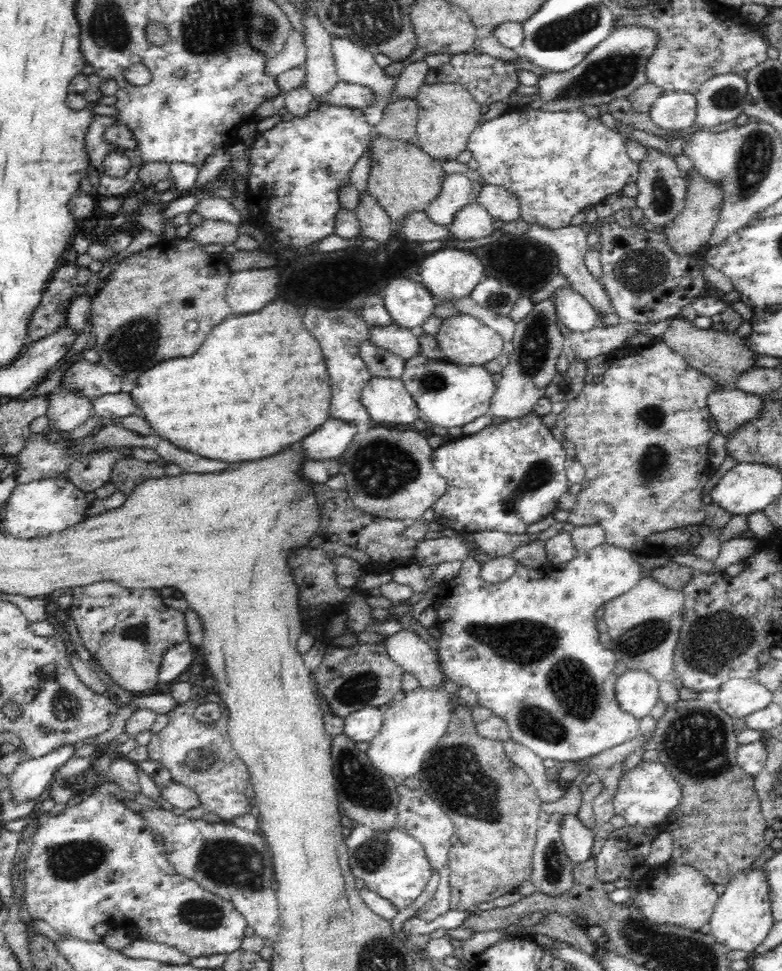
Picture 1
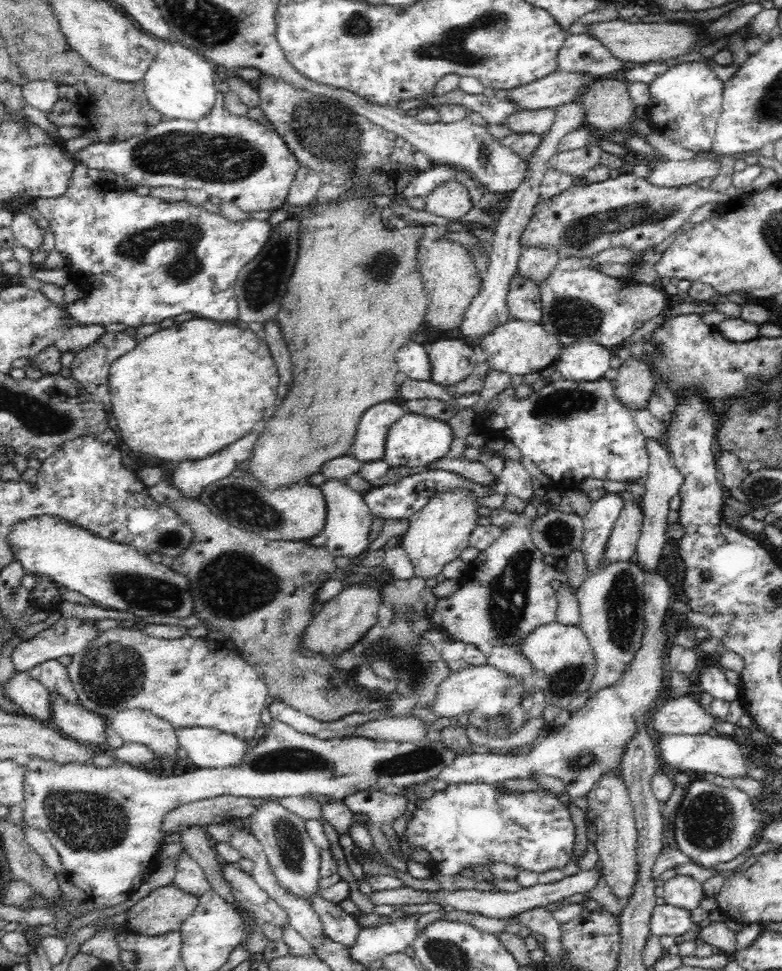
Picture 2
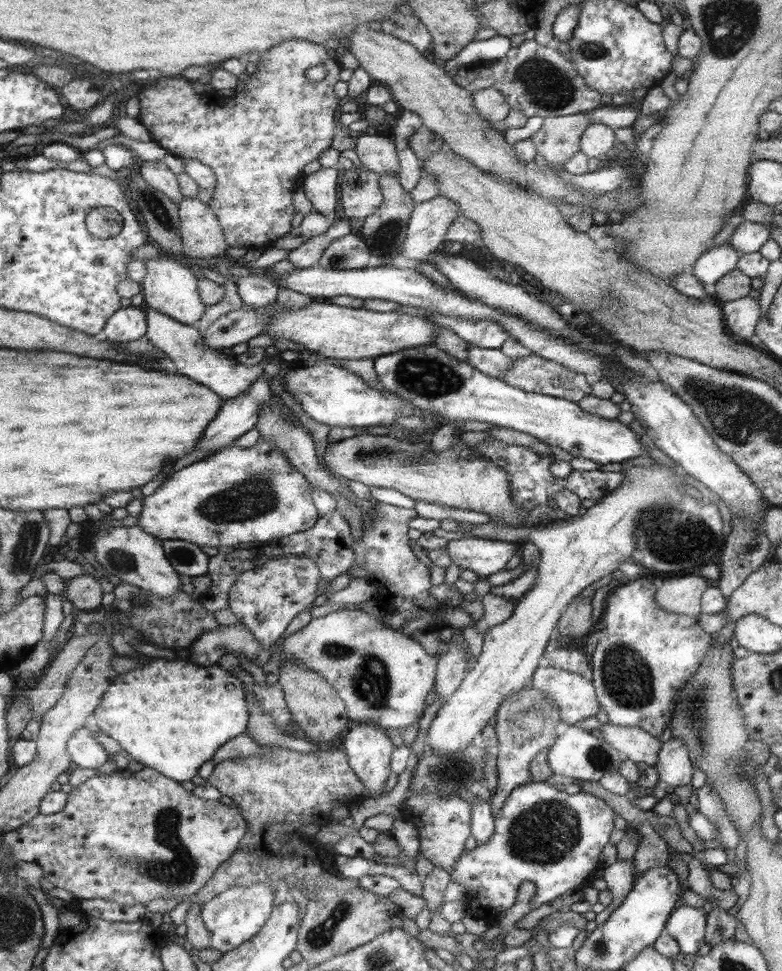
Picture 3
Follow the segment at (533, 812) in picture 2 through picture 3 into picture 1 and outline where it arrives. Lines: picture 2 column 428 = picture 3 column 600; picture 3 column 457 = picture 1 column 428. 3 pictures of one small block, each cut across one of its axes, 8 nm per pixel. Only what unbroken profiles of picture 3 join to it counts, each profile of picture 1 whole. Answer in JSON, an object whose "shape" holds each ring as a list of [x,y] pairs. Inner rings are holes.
{"shape":[[[355,823],[345,843],[353,875],[364,880],[369,891],[377,892],[398,907],[398,912],[420,896],[434,873],[422,844],[397,827],[386,832]]]}

